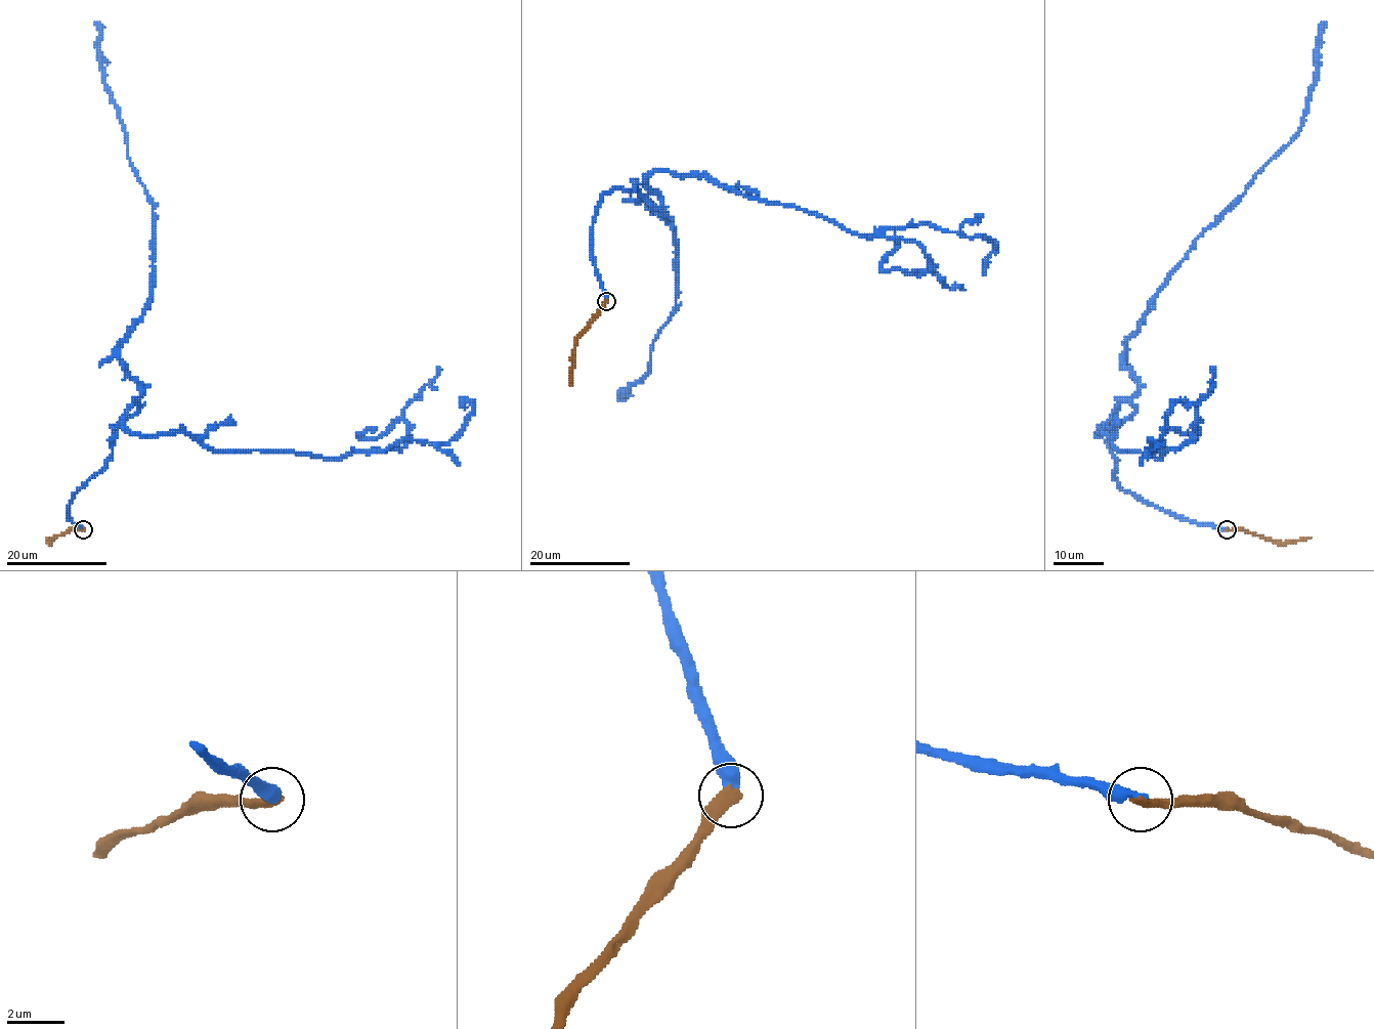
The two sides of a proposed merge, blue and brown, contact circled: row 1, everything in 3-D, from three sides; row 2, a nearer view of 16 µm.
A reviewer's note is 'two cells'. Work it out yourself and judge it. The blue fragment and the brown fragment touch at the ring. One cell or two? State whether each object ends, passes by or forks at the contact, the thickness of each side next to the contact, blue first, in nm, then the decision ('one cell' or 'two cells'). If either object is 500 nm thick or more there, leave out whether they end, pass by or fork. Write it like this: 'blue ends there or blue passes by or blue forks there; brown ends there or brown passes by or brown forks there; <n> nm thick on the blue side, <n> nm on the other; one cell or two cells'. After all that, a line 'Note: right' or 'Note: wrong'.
blue ends there; brown ends there; 440 nm thick on the blue side, 400 nm on the other; two cells
Note: right

